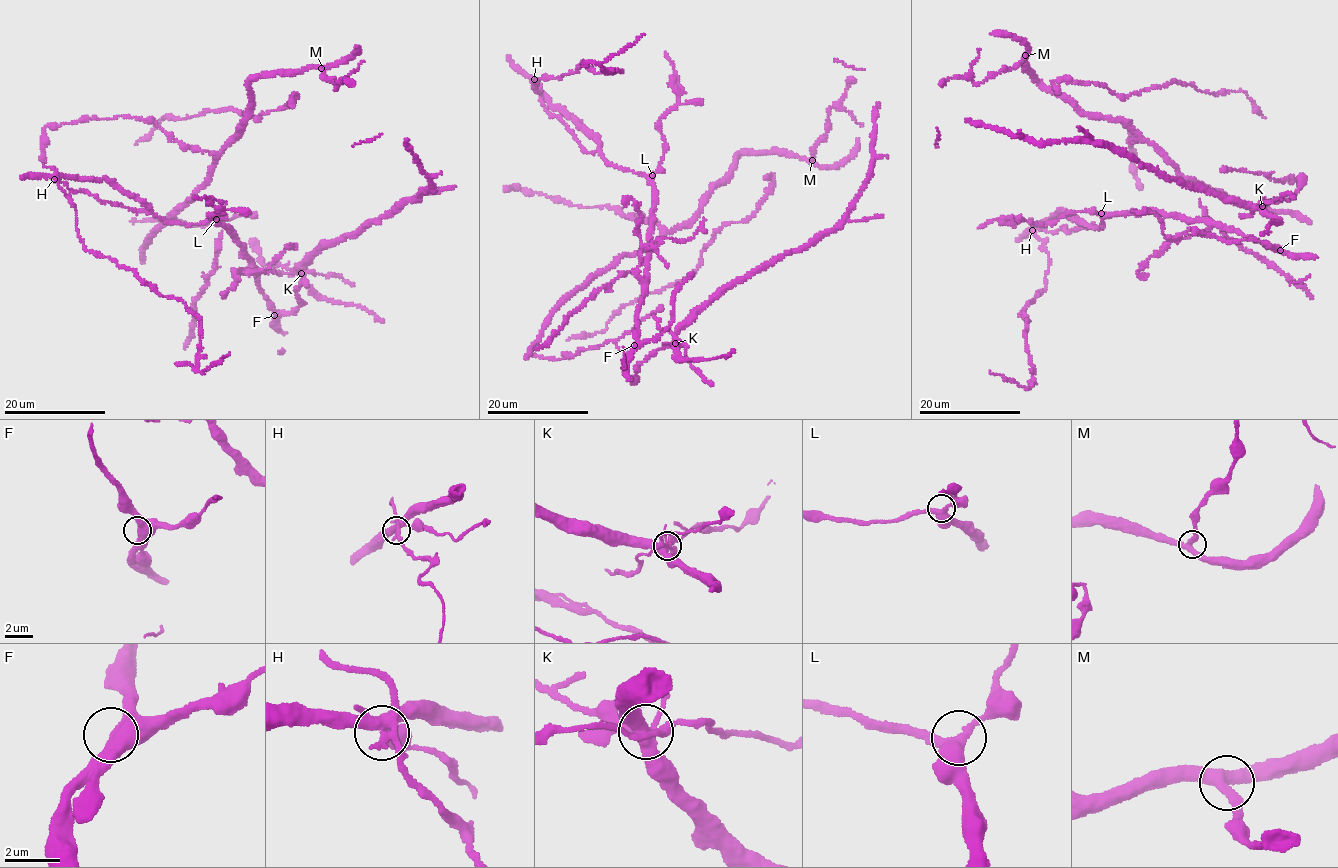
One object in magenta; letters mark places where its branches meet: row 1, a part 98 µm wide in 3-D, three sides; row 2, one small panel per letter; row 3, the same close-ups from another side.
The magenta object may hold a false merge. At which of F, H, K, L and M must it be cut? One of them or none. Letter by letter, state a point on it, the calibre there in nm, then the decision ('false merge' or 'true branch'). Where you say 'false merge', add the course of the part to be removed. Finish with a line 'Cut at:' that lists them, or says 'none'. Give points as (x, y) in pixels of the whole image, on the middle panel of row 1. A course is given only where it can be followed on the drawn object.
F: at (634, 345); 440 nm thick; true branch
H: at (534, 79); 380 nm thick; true branch
K: at (675, 343); 420 nm thick; false merge; foreign part runs (674, 343), (657, 348), (639, 363), (632, 382)
L: at (652, 175); 380 nm thick; true branch
M: at (812, 160); 360 nm thick; true branch
Cut at: K

